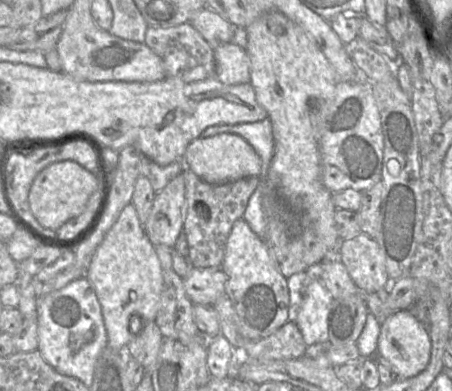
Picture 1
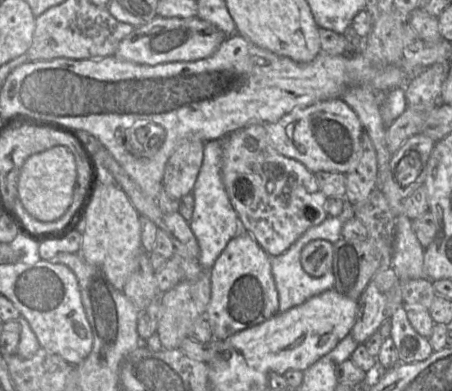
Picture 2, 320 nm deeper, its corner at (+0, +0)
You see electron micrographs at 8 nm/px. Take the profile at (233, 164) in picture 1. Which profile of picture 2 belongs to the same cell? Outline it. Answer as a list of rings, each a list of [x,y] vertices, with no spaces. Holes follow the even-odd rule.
[[[342,99],[319,101],[292,110],[275,123],[264,124],[272,146],[283,156],[302,163],[310,172],[352,172],[360,159],[363,126],[355,111]]]

